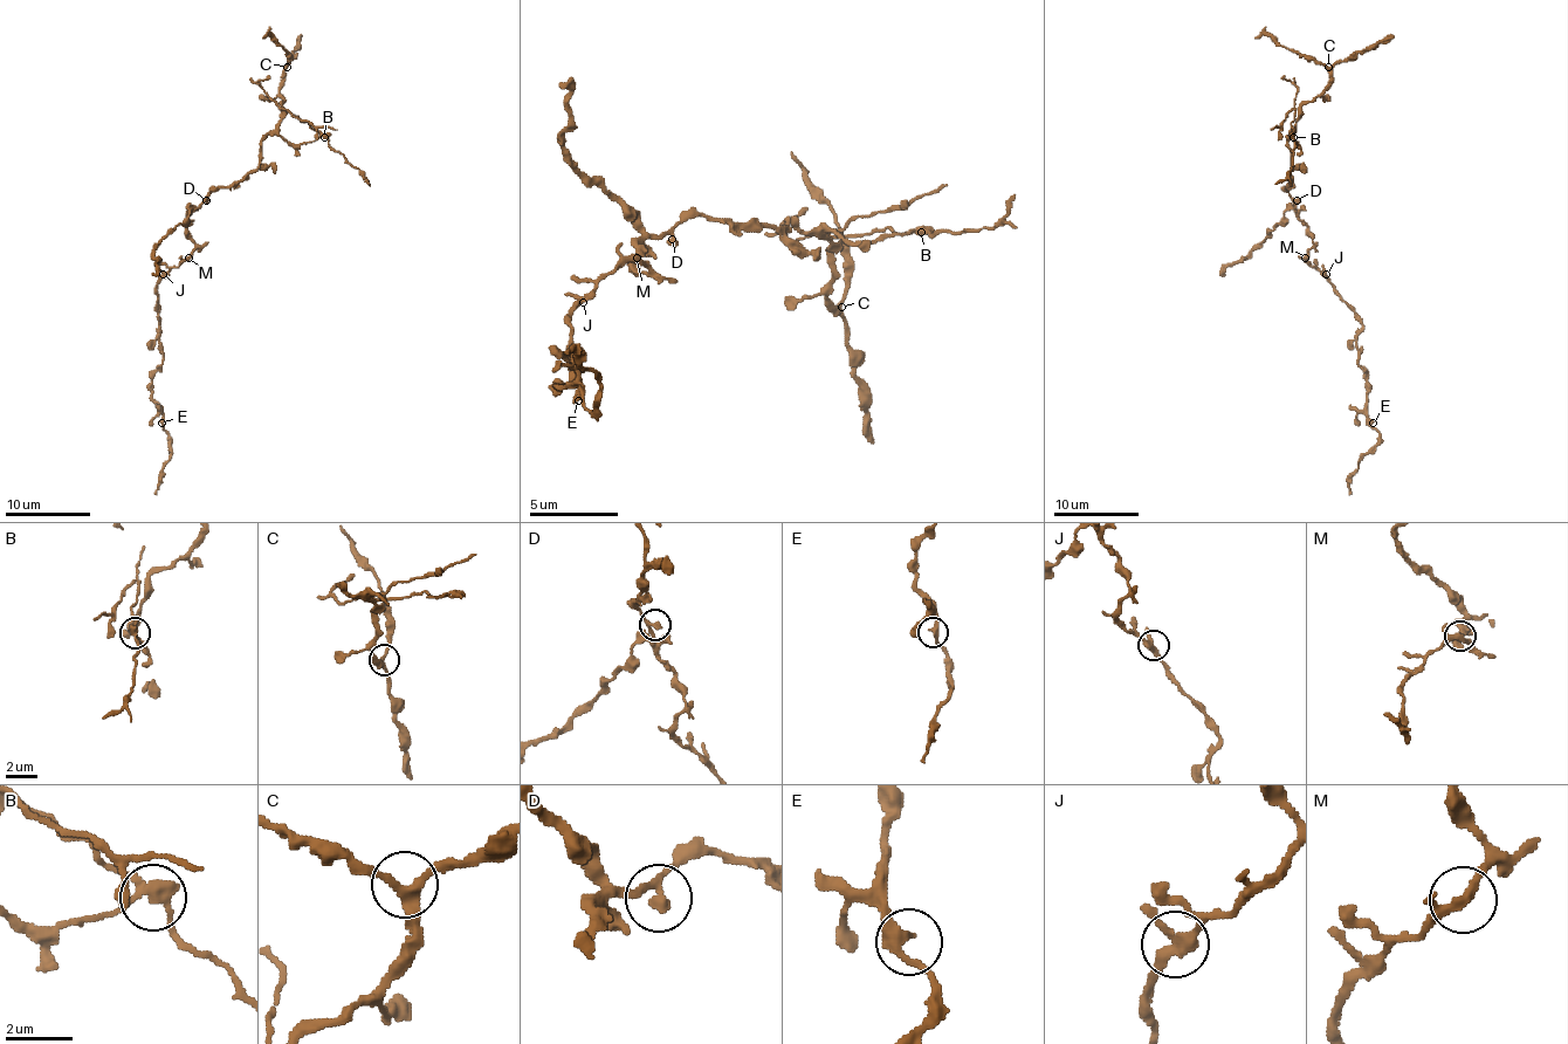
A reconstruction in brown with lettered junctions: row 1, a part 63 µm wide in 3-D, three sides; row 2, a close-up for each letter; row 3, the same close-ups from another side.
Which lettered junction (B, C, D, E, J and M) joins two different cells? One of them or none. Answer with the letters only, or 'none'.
B

